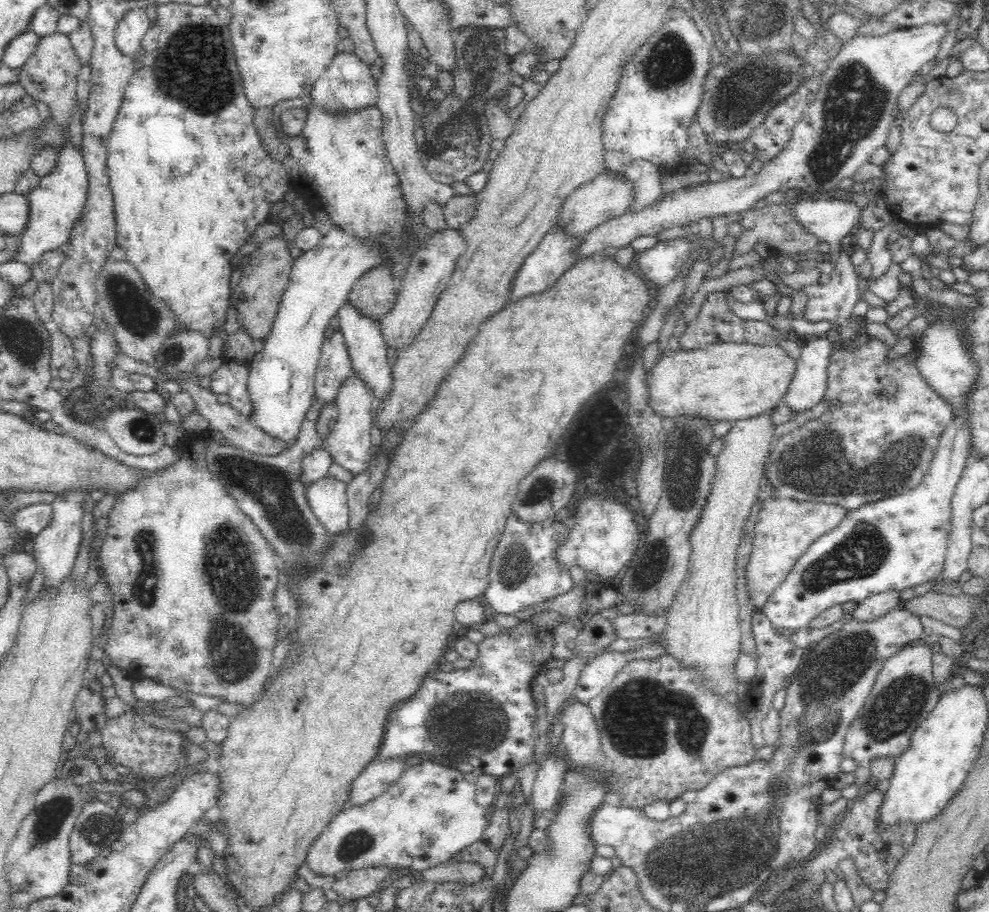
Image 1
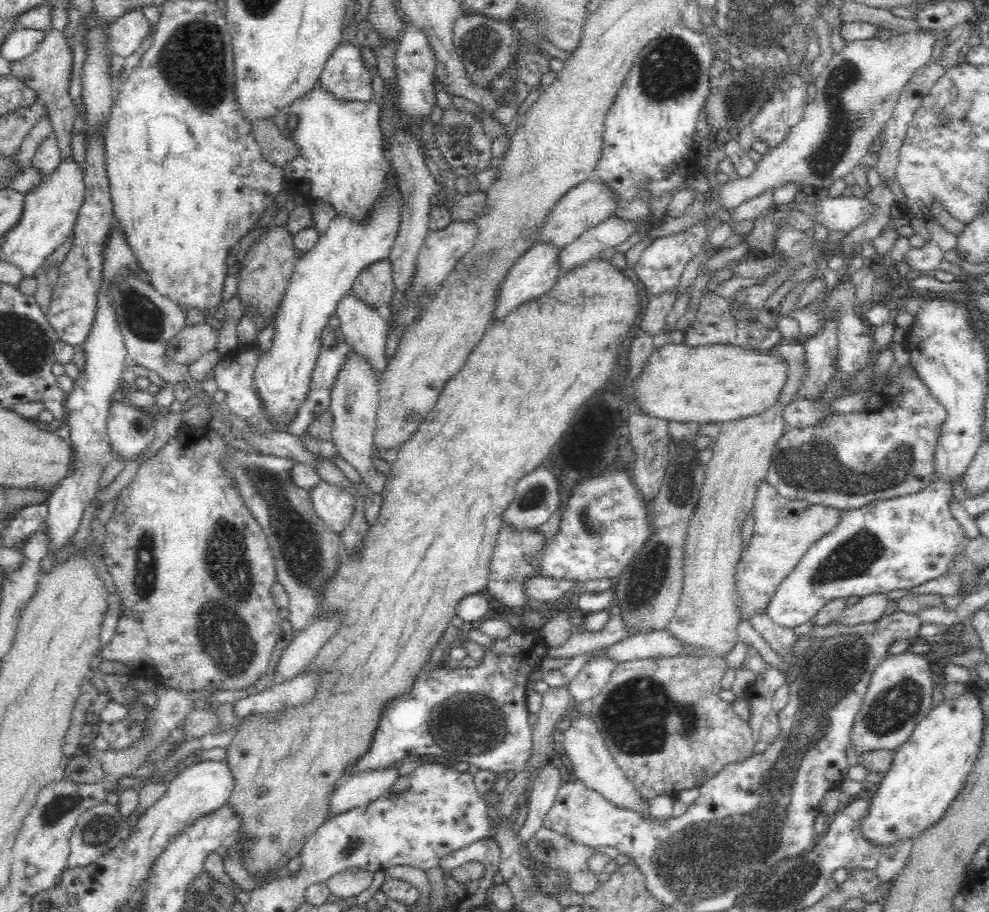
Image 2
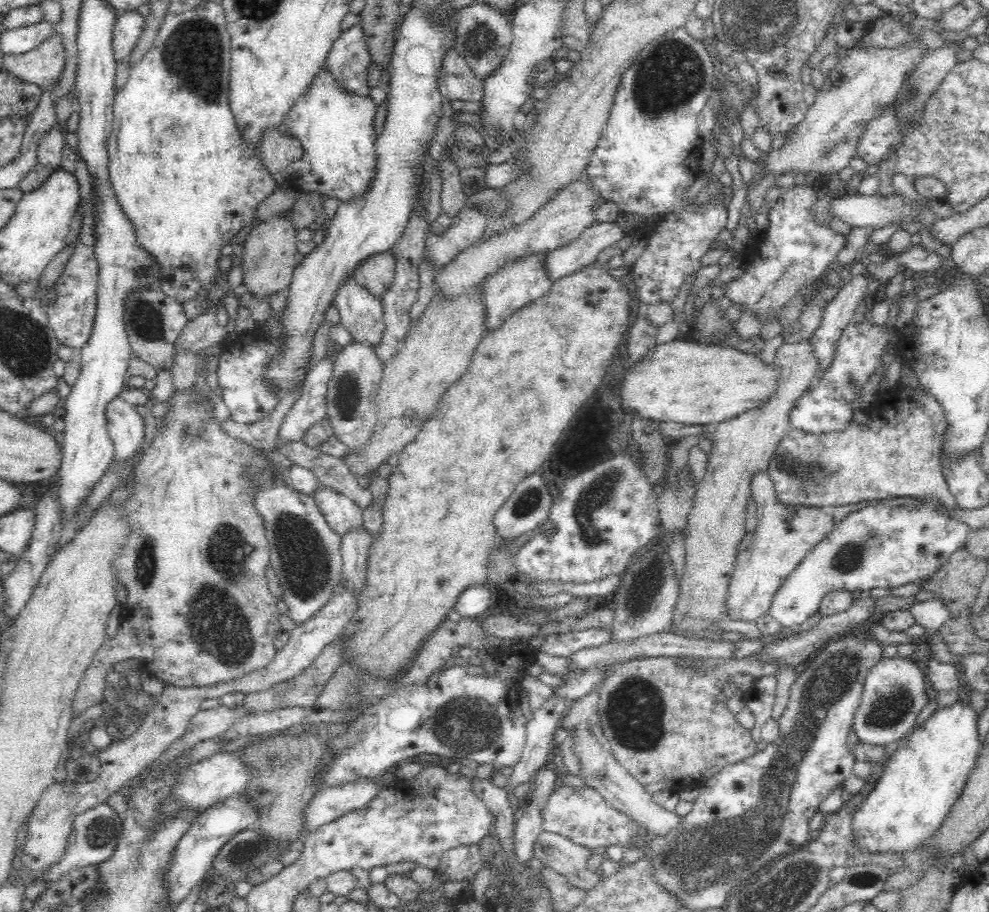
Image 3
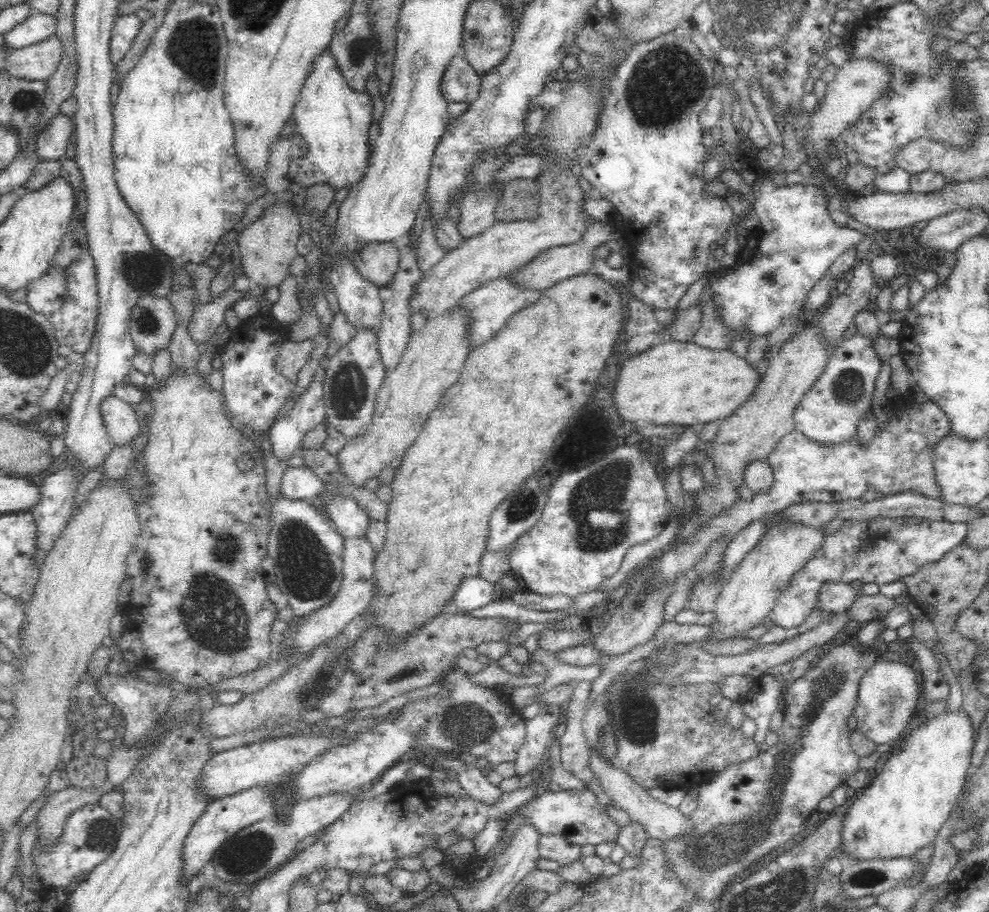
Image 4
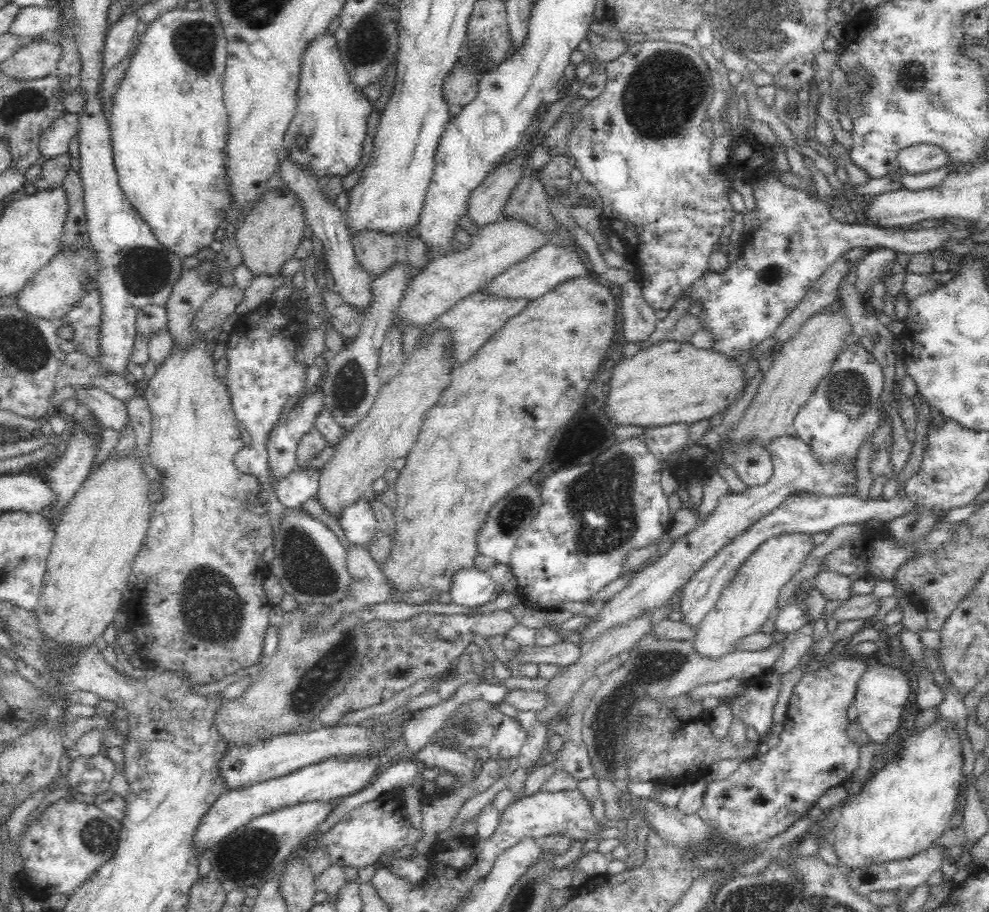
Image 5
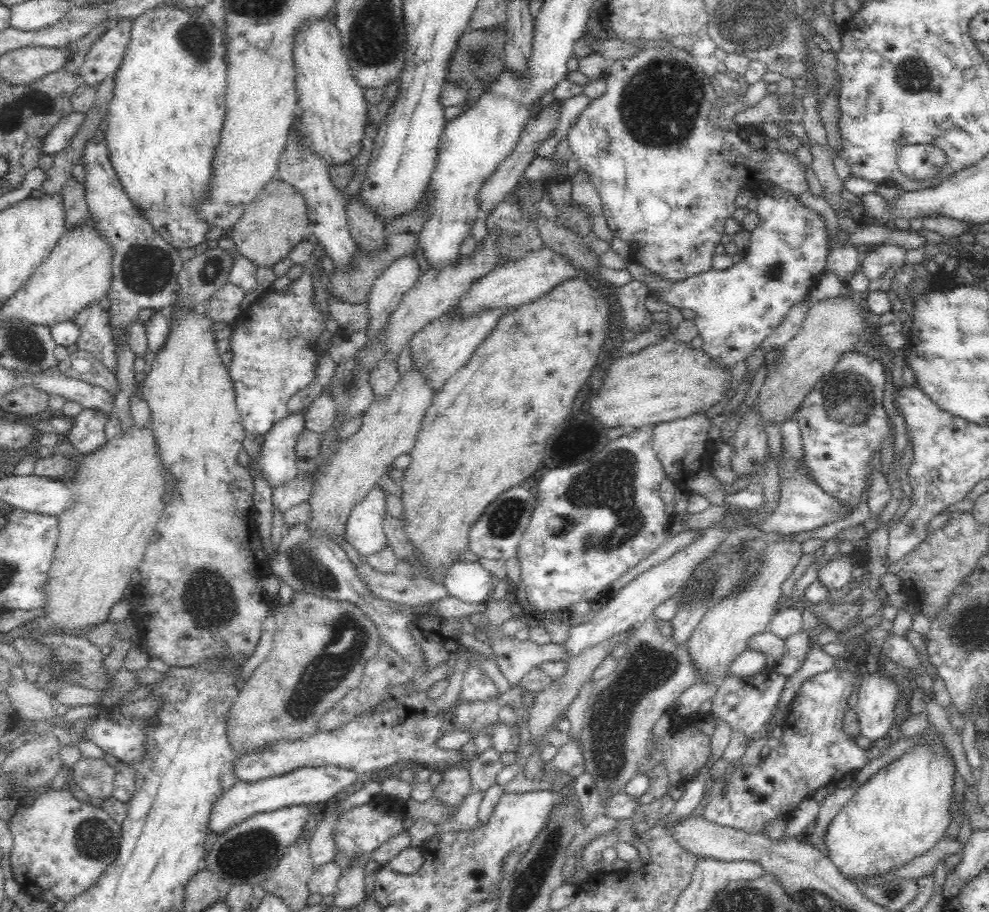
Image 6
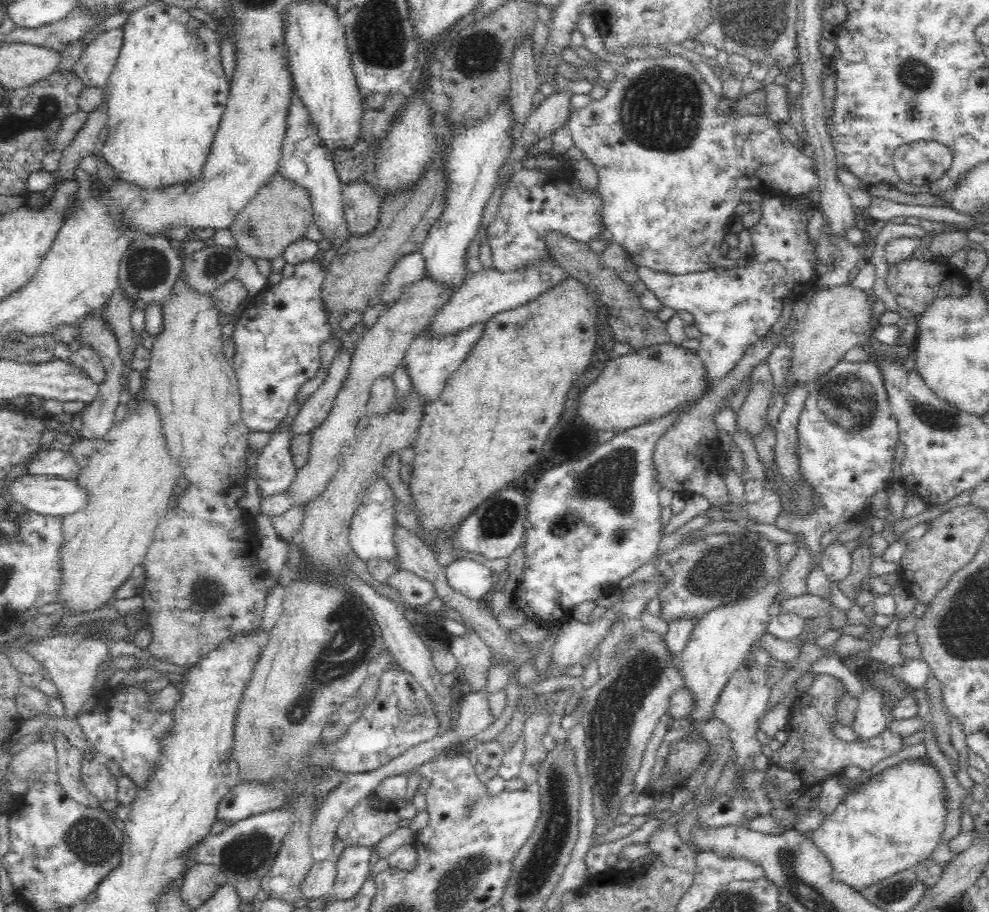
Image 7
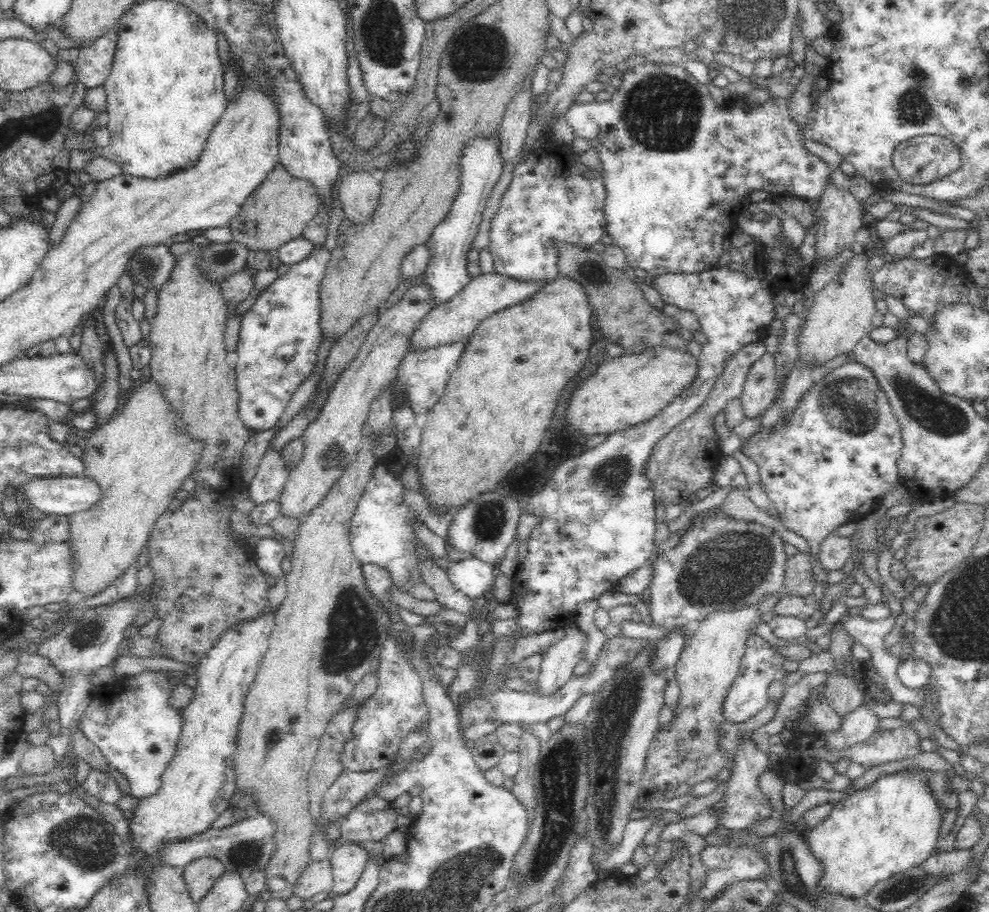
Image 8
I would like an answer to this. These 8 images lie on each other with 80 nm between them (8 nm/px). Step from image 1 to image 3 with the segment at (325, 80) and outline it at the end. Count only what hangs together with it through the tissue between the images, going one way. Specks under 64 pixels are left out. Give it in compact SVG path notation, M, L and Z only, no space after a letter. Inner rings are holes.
M361 22L340 32L325 62L342 89L356 96L369 96L372 86L368 82L368 67L372 60Z

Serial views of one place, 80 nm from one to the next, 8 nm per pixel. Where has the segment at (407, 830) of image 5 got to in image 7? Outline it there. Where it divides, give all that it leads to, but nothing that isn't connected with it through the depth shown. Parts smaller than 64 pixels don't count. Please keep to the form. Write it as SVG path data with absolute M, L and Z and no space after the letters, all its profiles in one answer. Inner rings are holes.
M372 792L344 815L337 827L336 837L343 840L346 845L374 846L399 828L400 820L401 818L396 814L395 798Z

